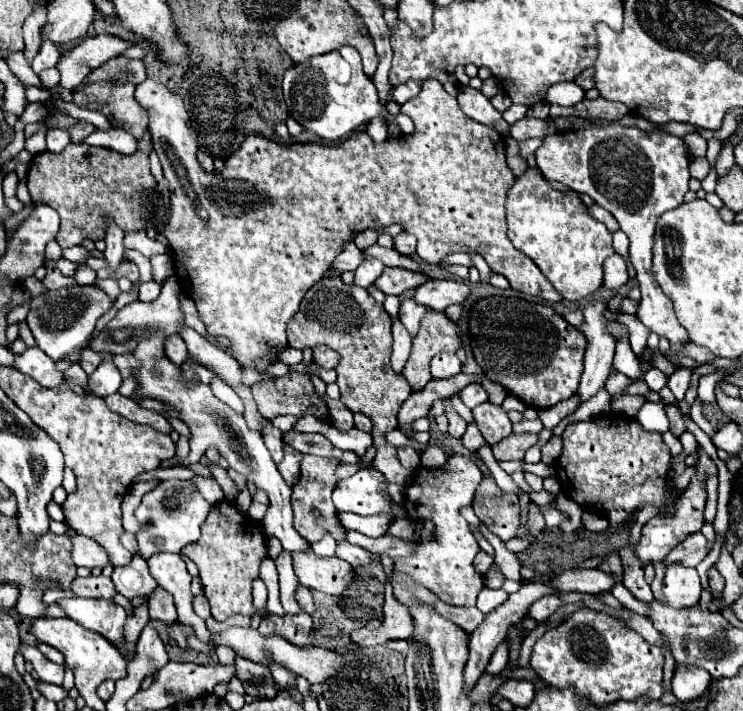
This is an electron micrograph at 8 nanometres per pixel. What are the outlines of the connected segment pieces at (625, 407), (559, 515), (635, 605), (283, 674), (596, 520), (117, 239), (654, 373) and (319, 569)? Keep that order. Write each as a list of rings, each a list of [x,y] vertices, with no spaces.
[[[624,394],[621,397],[614,398],[611,407],[614,412],[620,415],[625,414],[626,417],[634,417],[636,411],[642,407],[644,402],[645,398],[642,396]]]
[[[548,507],[548,511],[544,513],[544,519],[546,519],[546,527],[554,529],[554,527],[558,527],[560,523],[568,521],[568,515],[562,513],[562,511],[558,511],[558,509],[554,509],[554,507]]]
[[[618,583],[614,589],[612,589],[612,595],[630,611],[636,612],[642,616],[647,615],[649,610],[649,605],[647,602],[638,600],[622,583]]]
[[[270,661],[268,668],[274,677],[274,680],[281,685],[282,688],[285,688],[289,685],[297,684],[297,675],[292,671]]]
[[[590,509],[584,511],[584,515],[582,515],[582,523],[584,523],[584,527],[586,527],[588,531],[604,531],[604,529],[608,527],[608,519],[606,519],[606,515],[596,513],[596,511],[590,511]]]
[[[108,225],[106,231],[106,249],[104,249],[104,259],[108,263],[108,267],[98,271],[98,277],[114,277],[120,261],[124,259],[124,245],[122,245],[122,229],[116,225]]]
[[[652,367],[652,369],[644,375],[644,381],[648,383],[650,391],[660,391],[660,389],[666,385],[666,375],[664,375],[660,369]]]
[[[312,547],[302,553],[290,553],[294,571],[302,585],[330,595],[342,595],[352,583],[352,567],[338,557],[318,557]]]

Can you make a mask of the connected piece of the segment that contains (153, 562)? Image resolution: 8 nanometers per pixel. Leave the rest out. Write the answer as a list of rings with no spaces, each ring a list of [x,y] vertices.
[[[156,553],[148,559],[148,567],[156,583],[166,589],[172,597],[177,610],[178,621],[193,628],[195,635],[203,643],[210,640],[205,621],[198,617],[193,610],[193,595],[191,593],[192,577],[180,559],[174,553]]]

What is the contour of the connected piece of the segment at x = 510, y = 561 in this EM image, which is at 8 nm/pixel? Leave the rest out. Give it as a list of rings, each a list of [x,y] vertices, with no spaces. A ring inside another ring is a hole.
[[[482,524],[480,526],[481,533],[484,533],[484,537],[486,537],[488,543],[494,547],[494,551],[496,551],[496,555],[494,555],[494,565],[496,565],[496,569],[506,577],[506,579],[514,579],[514,581],[522,581],[522,577],[520,577],[520,565],[518,565],[518,557],[512,553],[512,551],[508,551],[506,549],[506,545],[498,539],[498,537],[494,537],[494,533],[490,533],[488,528]]]

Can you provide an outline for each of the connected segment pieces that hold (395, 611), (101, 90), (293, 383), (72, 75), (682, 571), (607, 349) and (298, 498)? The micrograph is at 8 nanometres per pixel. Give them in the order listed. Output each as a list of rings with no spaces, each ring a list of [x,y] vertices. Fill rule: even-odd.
[[[386,555],[381,556],[380,559],[386,573],[384,623],[376,631],[358,629],[352,633],[352,641],[362,647],[388,643],[394,639],[410,639],[414,633],[414,621],[410,619],[410,609],[406,605],[402,605],[392,593],[390,577],[393,570],[393,560]]]
[[[94,81],[86,83],[82,89],[72,93],[72,101],[78,107],[88,109],[88,105],[100,105],[98,111],[108,117],[112,127],[126,129],[136,141],[148,129],[146,111],[134,99],[136,85],[116,83],[116,81]]]
[[[288,373],[278,377],[274,385],[256,383],[252,385],[259,413],[268,419],[278,415],[302,415],[312,411],[320,419],[328,419],[324,401],[316,395],[314,385],[304,373]]]
[[[116,35],[86,37],[58,61],[56,67],[62,75],[60,85],[68,91],[74,91],[84,81],[84,77],[88,77],[94,69],[122,55],[132,45],[134,45],[132,41],[126,41]]]
[[[666,565],[662,591],[664,599],[660,603],[674,609],[690,609],[700,601],[700,575],[696,569],[686,569],[684,565]]]
[[[594,299],[584,305],[582,313],[584,323],[580,325],[580,331],[588,339],[588,347],[584,355],[584,373],[578,387],[578,395],[582,401],[588,401],[608,379],[616,339],[608,331],[608,319],[604,317],[606,303],[602,299]]]
[[[306,457],[302,461],[302,473],[300,473],[300,481],[292,487],[292,509],[294,509],[294,529],[310,543],[316,543],[322,539],[322,533],[324,531],[330,531],[336,541],[342,541],[344,539],[344,529],[336,523],[336,517],[334,517],[332,509],[334,504],[332,502],[332,491],[338,483],[336,475],[334,475],[334,469],[336,465],[320,459],[320,457]],[[313,510],[317,510],[321,515],[330,515],[322,517],[322,519],[316,519],[313,515]]]

